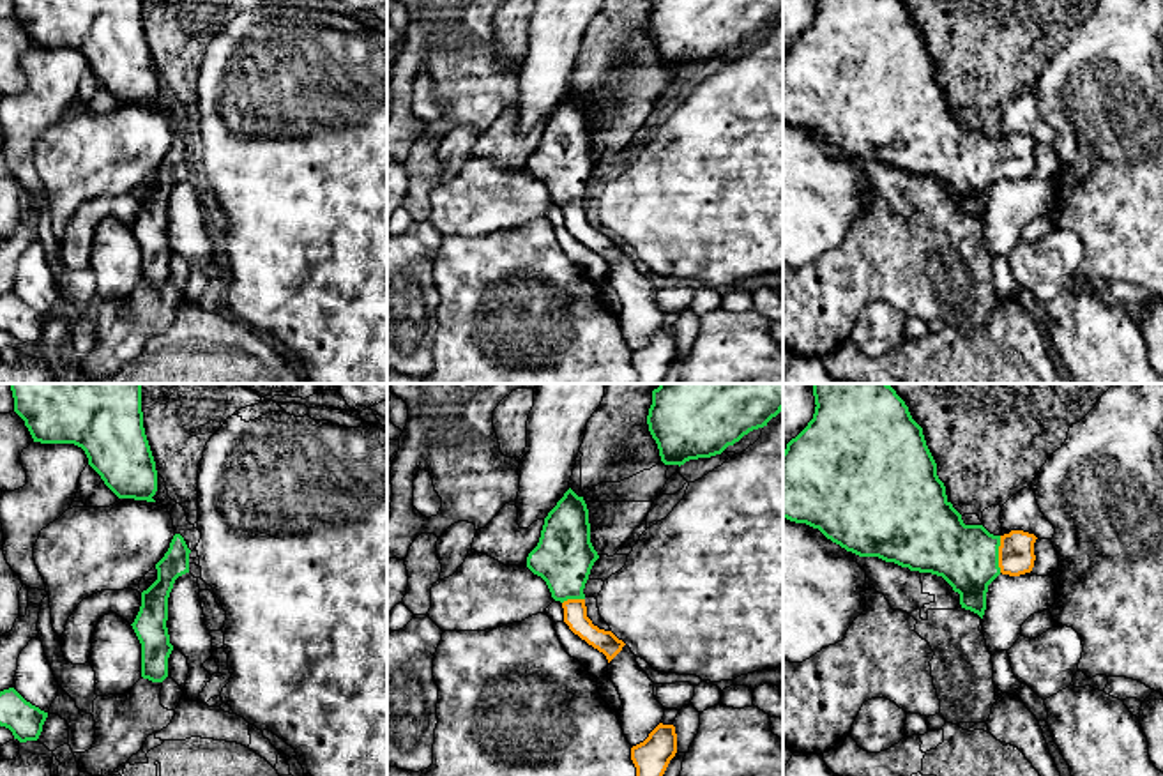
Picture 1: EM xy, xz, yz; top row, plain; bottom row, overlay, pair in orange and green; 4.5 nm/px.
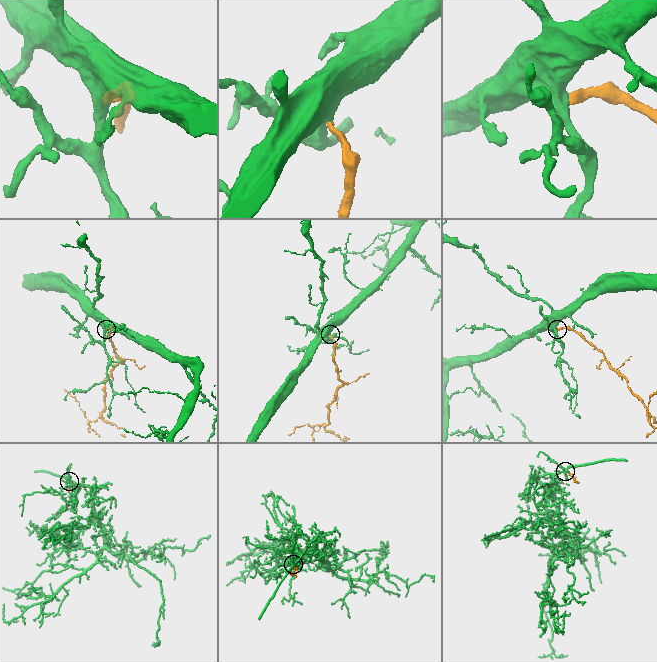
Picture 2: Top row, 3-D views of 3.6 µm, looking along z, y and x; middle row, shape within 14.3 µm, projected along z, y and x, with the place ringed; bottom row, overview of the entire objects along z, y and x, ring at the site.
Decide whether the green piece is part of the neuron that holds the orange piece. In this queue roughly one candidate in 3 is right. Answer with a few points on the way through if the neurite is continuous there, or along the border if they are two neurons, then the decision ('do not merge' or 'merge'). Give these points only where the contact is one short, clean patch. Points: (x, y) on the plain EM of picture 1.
across yz (1017, 161), (1013, 158), (999, 158), (965, 159) | merge

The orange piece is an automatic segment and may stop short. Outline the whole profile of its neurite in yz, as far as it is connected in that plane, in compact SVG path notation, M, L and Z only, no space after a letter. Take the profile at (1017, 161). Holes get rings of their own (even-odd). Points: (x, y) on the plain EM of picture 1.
M815 0L815 9L813 23L783 55L783 122L818 133L827 143L859 161L878 161L910 175L942 180L960 198L962 212L981 223L988 189L1000 177L1020 180L1032 175L1038 143L1034 138L1011 134L993 140L983 129L963 127L937 80L923 32L900 0Z

